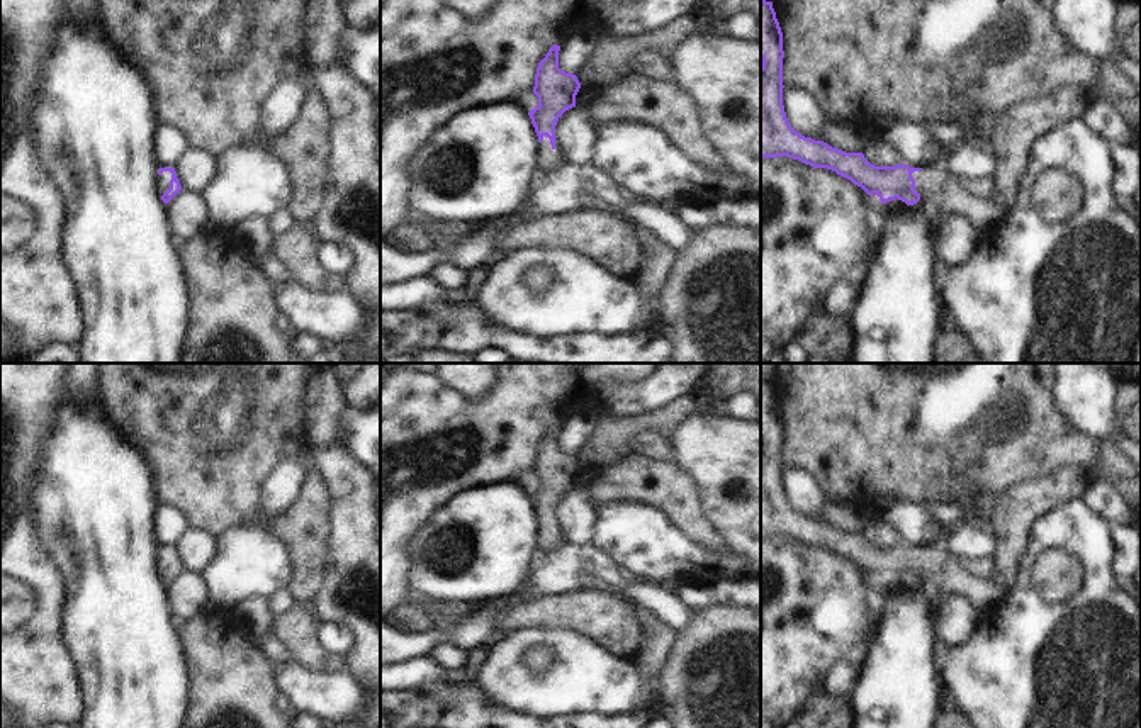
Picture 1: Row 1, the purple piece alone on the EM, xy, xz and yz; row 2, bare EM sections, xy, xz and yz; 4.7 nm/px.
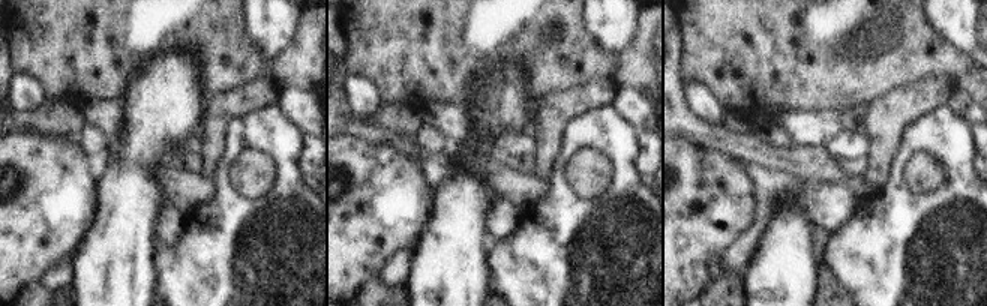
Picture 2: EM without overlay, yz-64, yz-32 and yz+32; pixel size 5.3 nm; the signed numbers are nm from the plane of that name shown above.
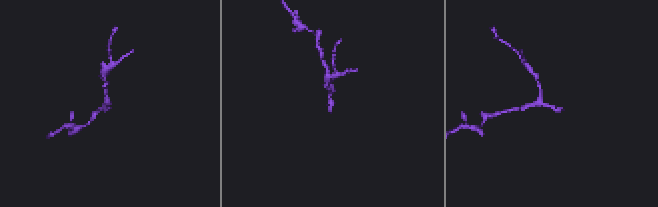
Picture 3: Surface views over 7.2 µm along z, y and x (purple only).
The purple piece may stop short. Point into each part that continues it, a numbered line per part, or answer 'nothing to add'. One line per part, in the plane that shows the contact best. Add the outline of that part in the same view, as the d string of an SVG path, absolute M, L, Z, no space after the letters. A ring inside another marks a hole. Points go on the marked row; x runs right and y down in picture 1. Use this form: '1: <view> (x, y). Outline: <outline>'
1: yz (939, 192). Outline: M910 165L910 168L915 170L912 176L913 188L920 195L919 202L932 216L961 214L983 232L998 226L1010 212L992 199L978 199L963 190L946 165Z

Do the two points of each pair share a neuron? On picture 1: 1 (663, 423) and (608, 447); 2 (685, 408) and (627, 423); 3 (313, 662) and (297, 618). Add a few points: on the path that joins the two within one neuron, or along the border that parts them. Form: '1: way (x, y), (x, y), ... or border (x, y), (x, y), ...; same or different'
1: way (649, 423), (632, 423), (622, 433); same
2: way (671, 414), (664, 420), (640, 421); same
3: way (308, 652), (297, 628); same

